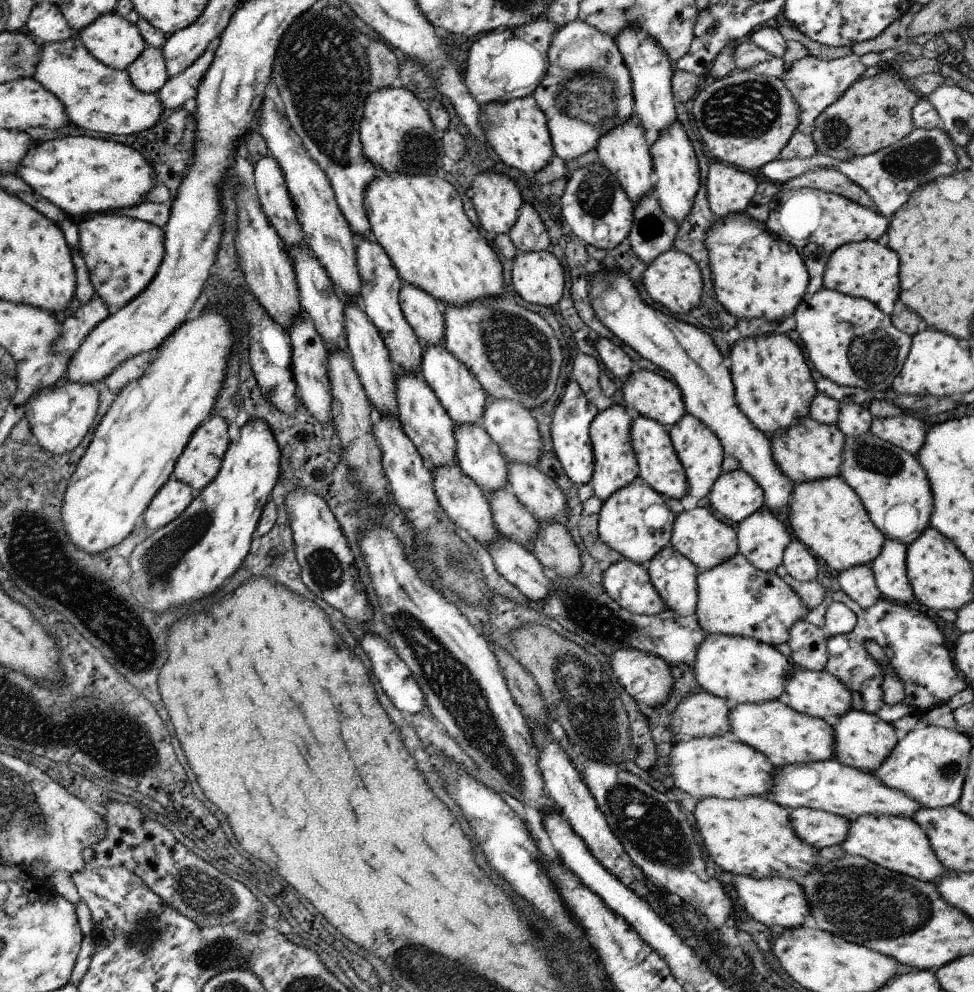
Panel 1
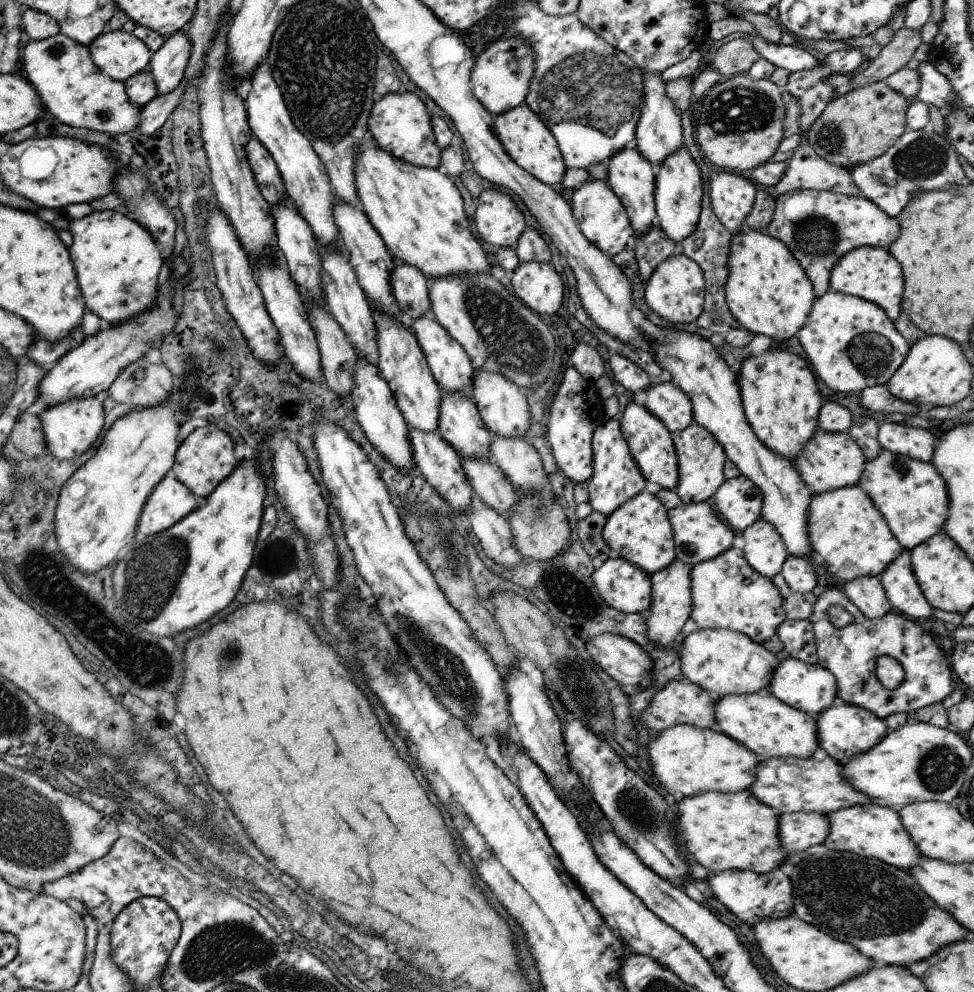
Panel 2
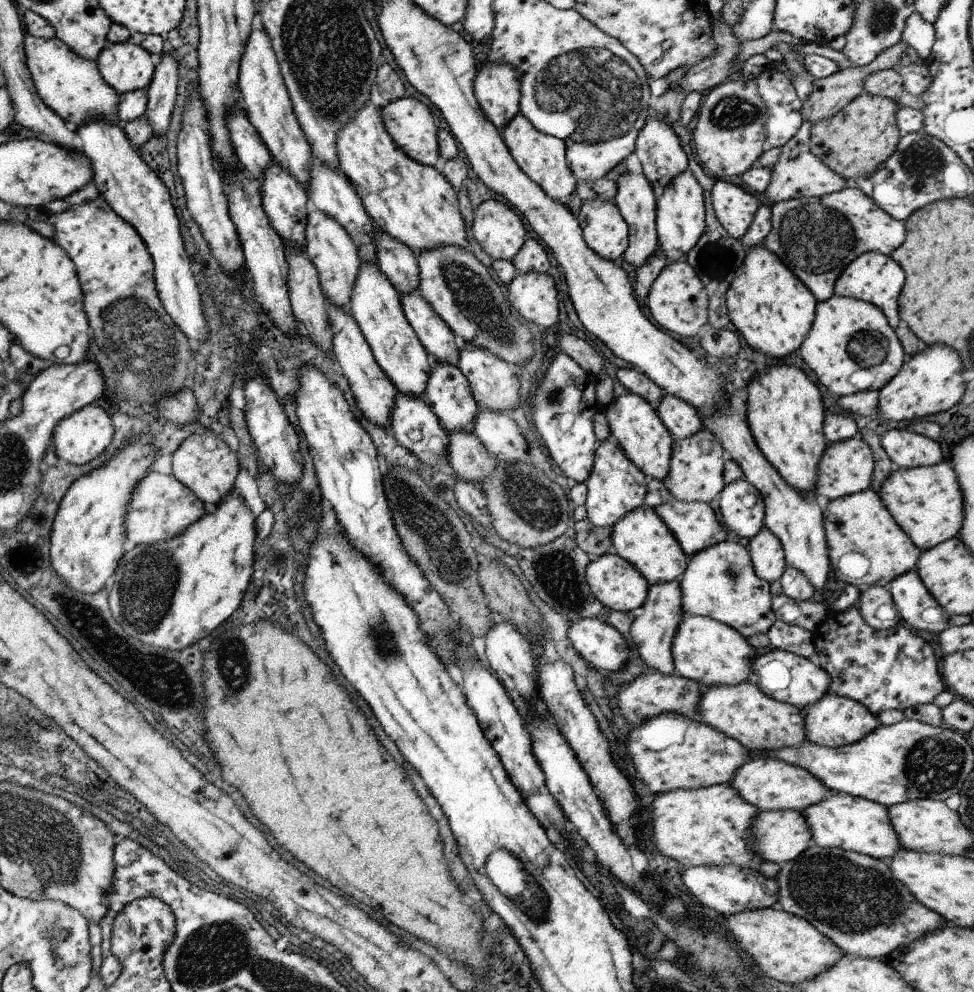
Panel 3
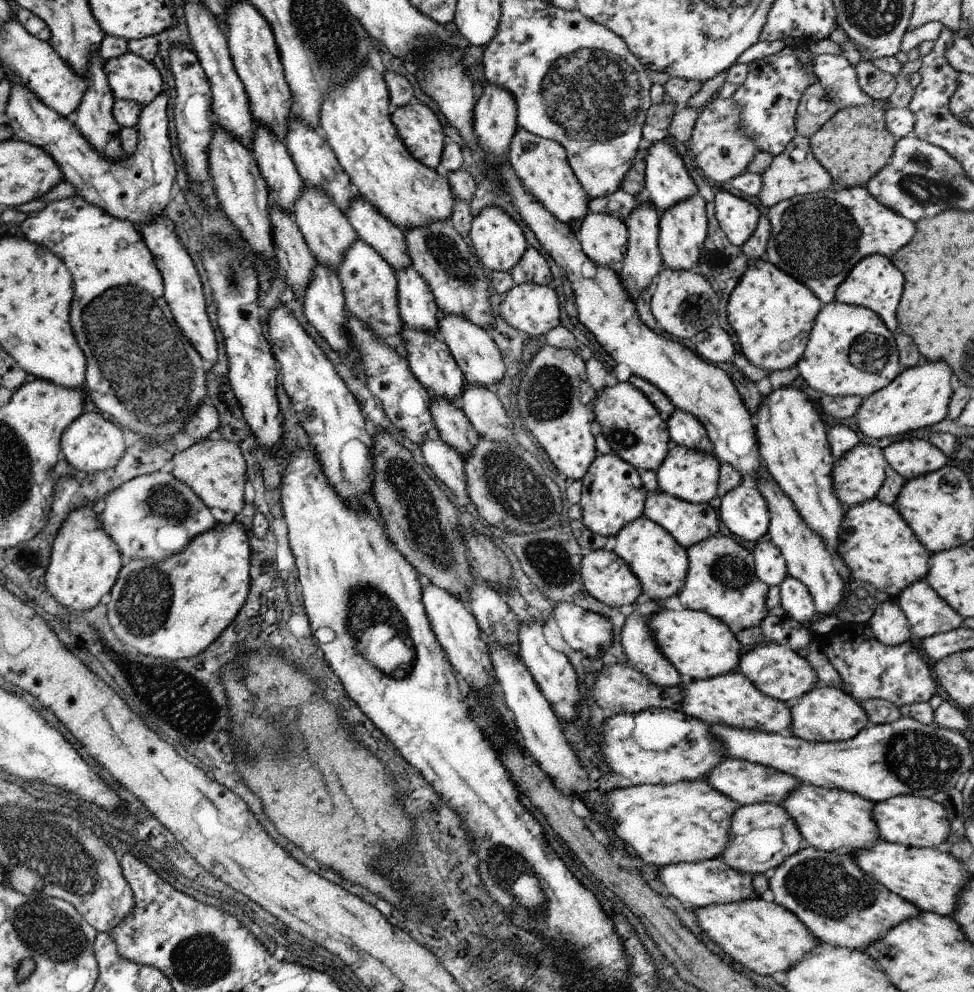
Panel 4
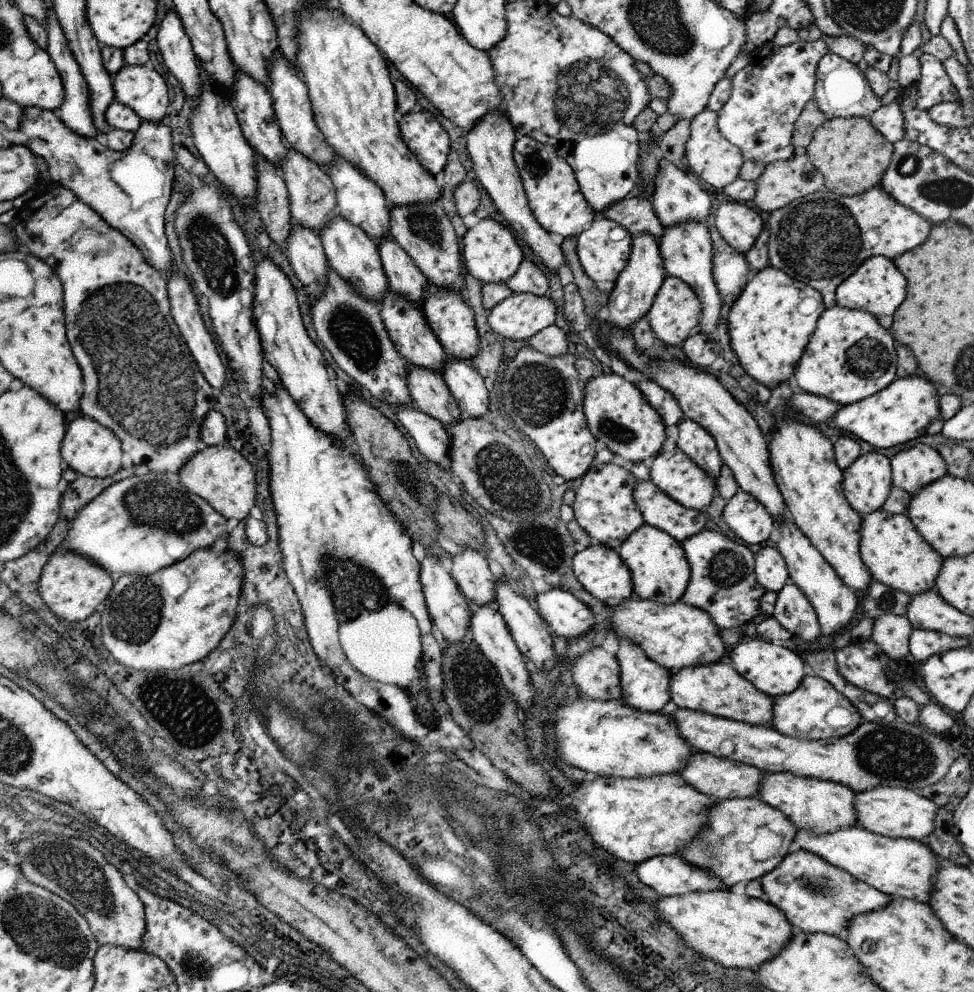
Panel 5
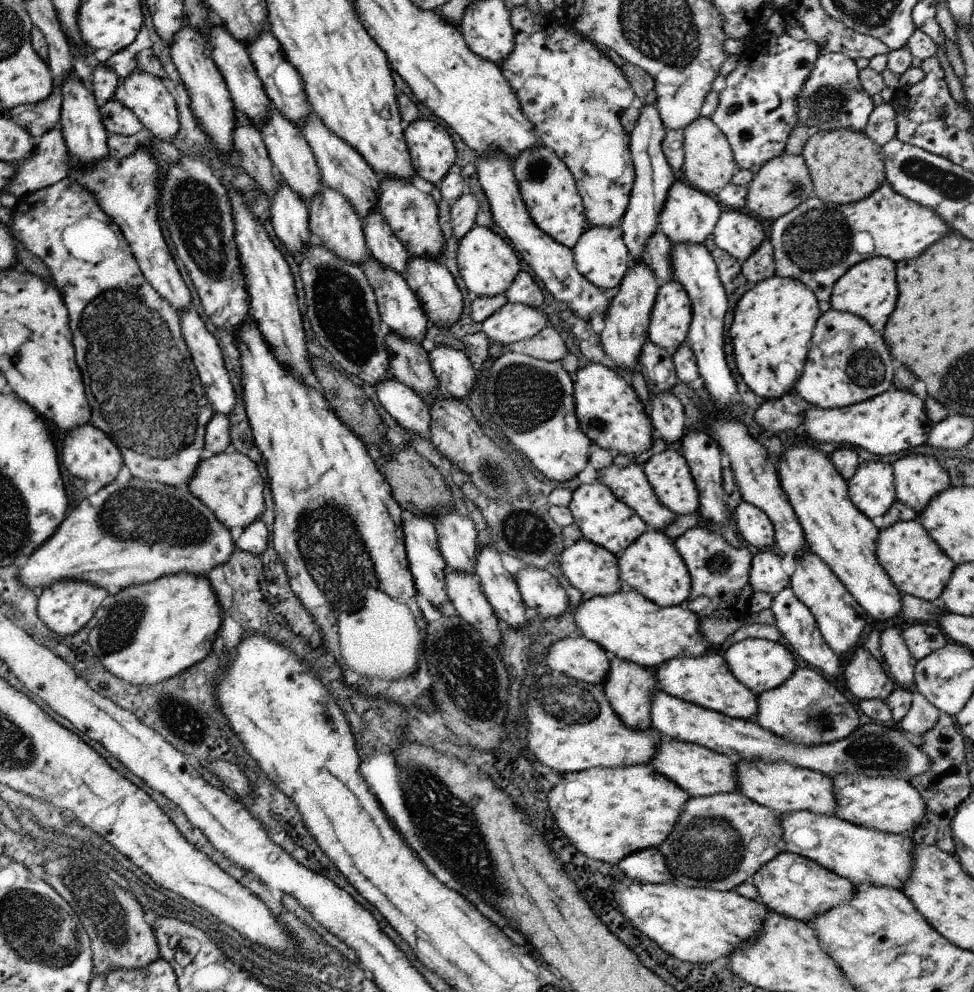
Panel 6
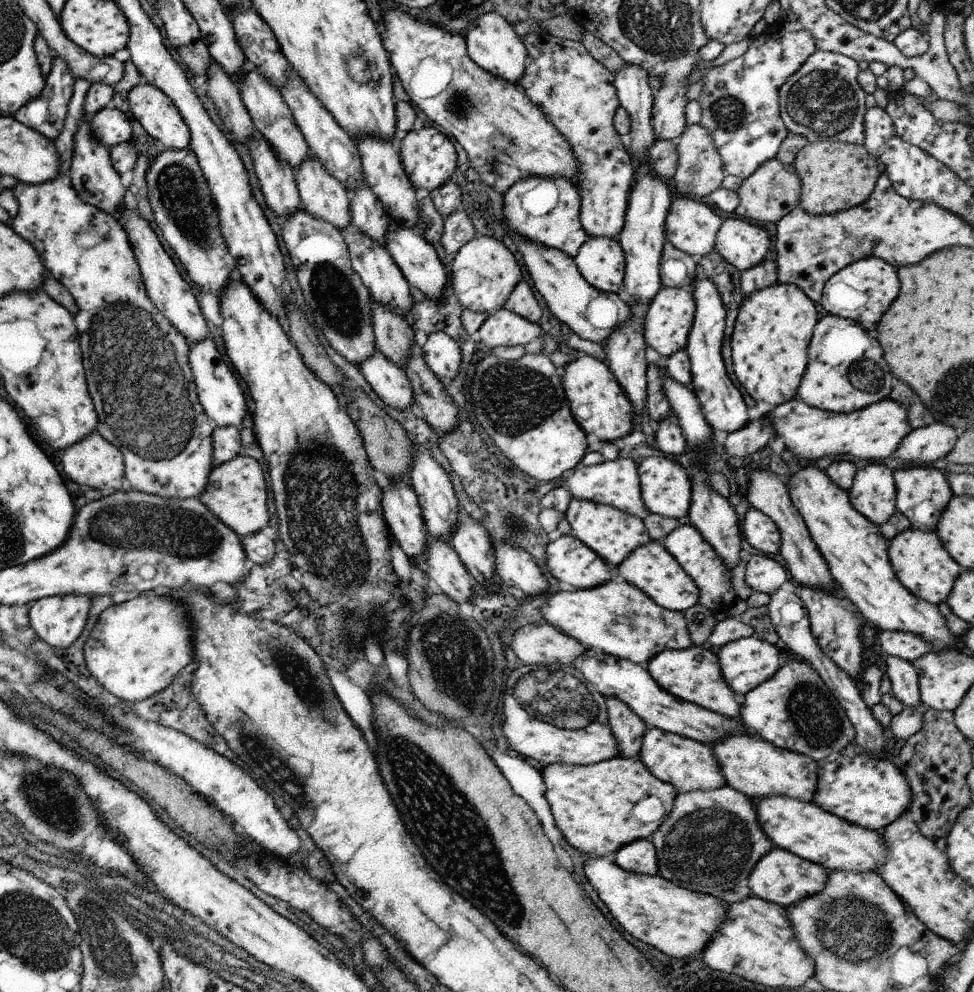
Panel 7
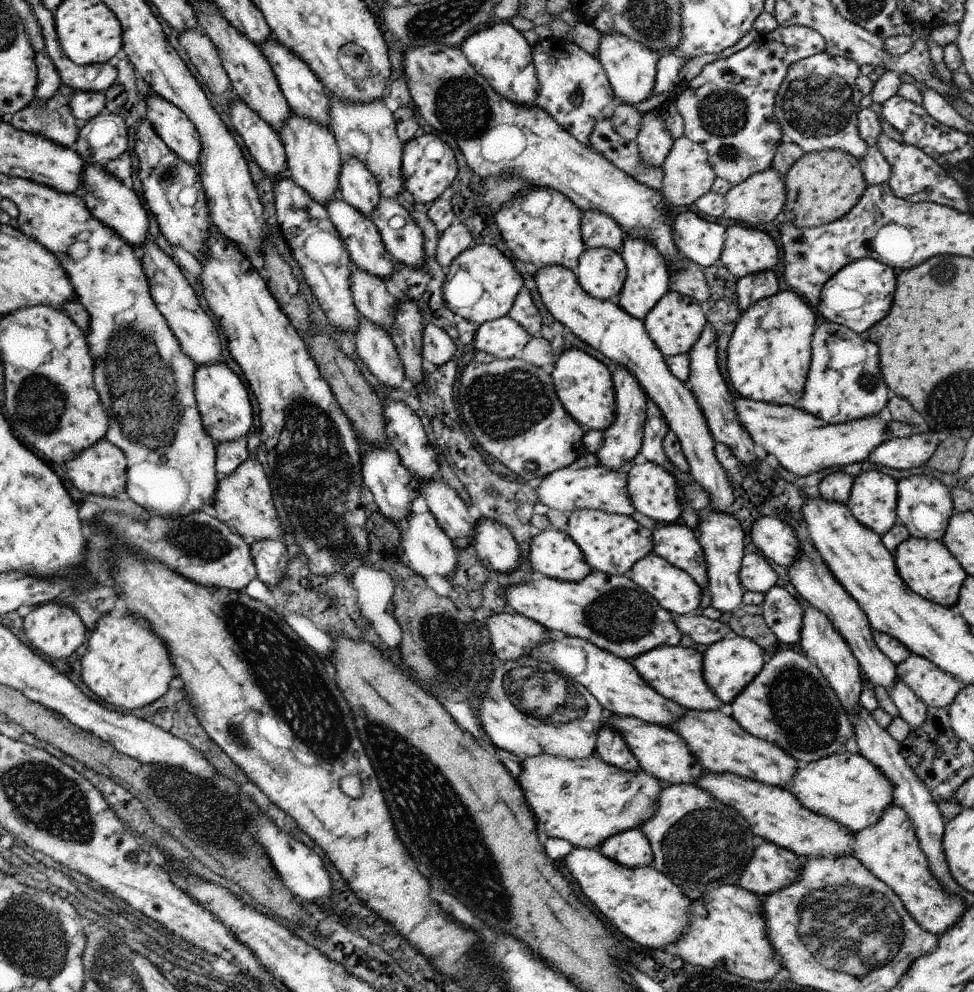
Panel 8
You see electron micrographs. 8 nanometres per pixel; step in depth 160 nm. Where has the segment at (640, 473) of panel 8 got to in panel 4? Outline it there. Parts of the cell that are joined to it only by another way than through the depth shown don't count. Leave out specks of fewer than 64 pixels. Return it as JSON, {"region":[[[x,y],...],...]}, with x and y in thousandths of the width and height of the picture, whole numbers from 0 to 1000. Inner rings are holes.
{"region":[[[694,449],[686,454],[678,472],[671,475],[677,494],[688,500],[709,507],[729,507],[737,498],[738,471],[740,466],[729,456],[708,454],[704,450]]]}

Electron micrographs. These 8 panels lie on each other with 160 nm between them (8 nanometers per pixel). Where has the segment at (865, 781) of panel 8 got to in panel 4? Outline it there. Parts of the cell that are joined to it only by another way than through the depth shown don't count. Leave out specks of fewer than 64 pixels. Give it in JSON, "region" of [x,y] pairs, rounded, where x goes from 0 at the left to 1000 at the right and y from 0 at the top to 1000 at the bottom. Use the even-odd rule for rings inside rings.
{"region":[[[918,802],[913,806],[897,809],[895,825],[899,829],[899,835],[901,835],[905,846],[929,853],[958,855],[967,851],[975,839],[971,815],[967,810],[950,803]]]}

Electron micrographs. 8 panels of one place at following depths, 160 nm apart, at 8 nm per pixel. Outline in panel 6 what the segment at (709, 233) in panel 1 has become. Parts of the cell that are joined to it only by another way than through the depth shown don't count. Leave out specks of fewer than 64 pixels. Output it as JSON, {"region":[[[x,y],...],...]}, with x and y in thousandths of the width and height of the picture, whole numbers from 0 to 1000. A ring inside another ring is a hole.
{"region":[[[795,276],[769,288],[756,308],[748,336],[760,379],[770,393],[785,401],[786,404],[813,396],[813,392],[816,391],[817,384],[824,374],[830,357],[830,346],[834,341],[838,324],[844,316],[839,298],[820,282]]]}

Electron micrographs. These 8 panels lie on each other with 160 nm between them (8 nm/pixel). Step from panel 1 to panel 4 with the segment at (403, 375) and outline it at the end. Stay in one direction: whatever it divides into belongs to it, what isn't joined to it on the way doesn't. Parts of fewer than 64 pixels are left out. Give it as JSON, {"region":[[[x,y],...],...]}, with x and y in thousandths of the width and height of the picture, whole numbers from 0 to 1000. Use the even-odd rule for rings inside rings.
{"region":[[[369,239],[353,254],[353,262],[347,268],[348,282],[352,286],[355,310],[368,323],[372,323],[382,335],[390,337],[388,341],[416,359],[415,343],[413,343],[413,327],[409,300],[409,280],[406,272],[381,247]]]}

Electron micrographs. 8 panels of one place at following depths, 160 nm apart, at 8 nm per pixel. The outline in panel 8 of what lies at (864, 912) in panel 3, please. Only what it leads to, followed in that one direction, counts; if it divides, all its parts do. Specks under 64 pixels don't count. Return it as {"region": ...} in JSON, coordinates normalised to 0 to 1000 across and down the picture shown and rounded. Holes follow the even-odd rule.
{"region":[[[780,848],[762,880],[760,893],[784,905],[822,886],[824,865],[798,851]]]}

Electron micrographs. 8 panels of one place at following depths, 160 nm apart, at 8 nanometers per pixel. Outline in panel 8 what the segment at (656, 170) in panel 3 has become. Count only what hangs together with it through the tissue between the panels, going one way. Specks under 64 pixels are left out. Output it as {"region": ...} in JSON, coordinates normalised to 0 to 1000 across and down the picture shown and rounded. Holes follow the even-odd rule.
{"region":[[[711,210],[696,216],[690,229],[690,240],[698,258],[711,262],[721,271],[740,260],[746,230],[724,222]]]}

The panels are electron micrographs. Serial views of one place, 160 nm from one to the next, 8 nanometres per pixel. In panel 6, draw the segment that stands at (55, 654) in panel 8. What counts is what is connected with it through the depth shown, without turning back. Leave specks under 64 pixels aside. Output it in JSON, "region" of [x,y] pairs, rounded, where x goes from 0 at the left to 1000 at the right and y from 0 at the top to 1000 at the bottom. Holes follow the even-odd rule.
{"region":[[[64,584],[51,589],[39,600],[38,620],[40,624],[57,639],[72,641],[90,629],[90,625],[103,613],[105,605],[111,601],[111,596],[107,592],[95,590],[90,586]]]}

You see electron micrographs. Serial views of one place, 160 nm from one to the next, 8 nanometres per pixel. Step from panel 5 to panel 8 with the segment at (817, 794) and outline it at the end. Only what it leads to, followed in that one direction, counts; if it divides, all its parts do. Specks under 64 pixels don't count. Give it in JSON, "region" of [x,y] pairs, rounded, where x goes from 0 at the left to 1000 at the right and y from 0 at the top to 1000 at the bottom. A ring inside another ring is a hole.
{"region":[[[707,715],[696,729],[688,733],[702,745],[723,776],[741,780],[749,779],[794,793],[807,794],[823,772],[804,754],[778,744],[751,723],[747,716],[711,717]]]}

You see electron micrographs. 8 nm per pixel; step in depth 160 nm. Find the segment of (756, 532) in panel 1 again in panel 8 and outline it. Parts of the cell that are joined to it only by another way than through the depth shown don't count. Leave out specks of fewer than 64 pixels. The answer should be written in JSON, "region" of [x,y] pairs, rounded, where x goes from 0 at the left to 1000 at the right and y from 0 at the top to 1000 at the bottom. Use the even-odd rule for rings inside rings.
{"region":[[[776,557],[764,559],[759,582],[764,595],[782,599],[786,599],[799,585],[799,579],[789,565]]]}

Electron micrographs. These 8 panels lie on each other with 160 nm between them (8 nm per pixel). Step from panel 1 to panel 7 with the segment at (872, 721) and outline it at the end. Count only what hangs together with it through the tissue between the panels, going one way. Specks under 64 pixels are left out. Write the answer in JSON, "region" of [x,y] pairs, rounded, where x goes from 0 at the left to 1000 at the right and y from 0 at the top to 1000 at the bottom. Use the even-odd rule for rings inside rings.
{"region":[[[810,665],[799,674],[799,677],[775,695],[761,703],[762,712],[758,726],[764,730],[767,740],[778,742],[801,754],[831,762],[844,769],[864,760],[864,756],[878,746],[878,734],[870,723],[861,706],[853,699],[844,682],[830,669]]]}

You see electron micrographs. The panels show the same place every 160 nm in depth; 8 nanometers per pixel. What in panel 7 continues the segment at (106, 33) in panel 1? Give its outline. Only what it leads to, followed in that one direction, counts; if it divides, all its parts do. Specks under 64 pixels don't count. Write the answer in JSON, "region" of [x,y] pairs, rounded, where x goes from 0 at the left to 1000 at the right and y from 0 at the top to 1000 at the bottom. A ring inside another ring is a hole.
{"region":[[[146,83],[133,90],[130,95],[133,111],[138,120],[142,121],[148,131],[156,137],[161,146],[169,150],[187,151],[196,145],[196,132],[183,107],[166,90],[160,86]]]}

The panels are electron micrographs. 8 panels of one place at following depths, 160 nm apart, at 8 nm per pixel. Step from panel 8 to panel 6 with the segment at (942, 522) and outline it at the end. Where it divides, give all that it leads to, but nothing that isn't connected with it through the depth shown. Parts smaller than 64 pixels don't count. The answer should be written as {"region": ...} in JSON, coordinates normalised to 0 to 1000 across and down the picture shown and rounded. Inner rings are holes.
{"region":[[[932,458],[917,468],[920,504],[945,518],[949,511],[976,489],[973,475],[957,459]]]}

